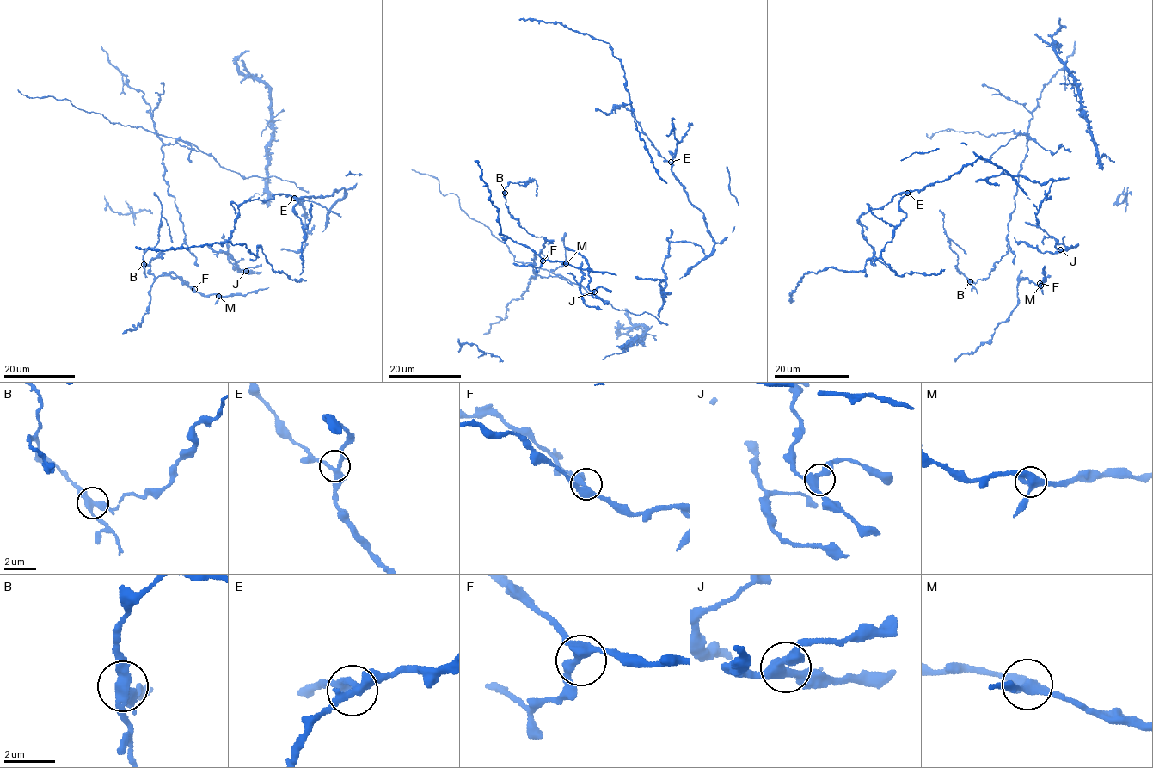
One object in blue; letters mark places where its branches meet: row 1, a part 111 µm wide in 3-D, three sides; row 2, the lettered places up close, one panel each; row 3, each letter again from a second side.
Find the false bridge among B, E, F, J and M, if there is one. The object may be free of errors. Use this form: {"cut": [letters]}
{"cut": ["B"]}

